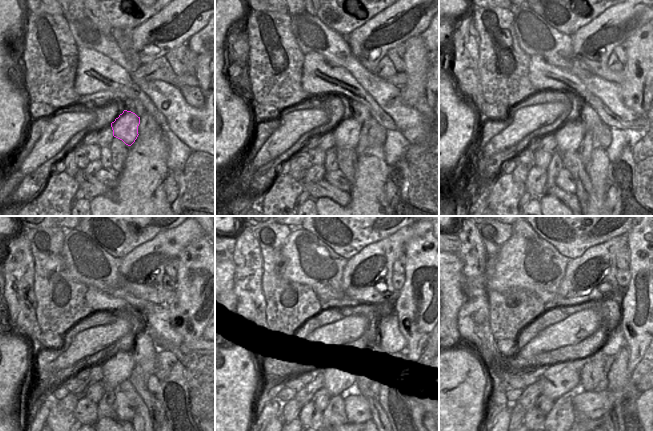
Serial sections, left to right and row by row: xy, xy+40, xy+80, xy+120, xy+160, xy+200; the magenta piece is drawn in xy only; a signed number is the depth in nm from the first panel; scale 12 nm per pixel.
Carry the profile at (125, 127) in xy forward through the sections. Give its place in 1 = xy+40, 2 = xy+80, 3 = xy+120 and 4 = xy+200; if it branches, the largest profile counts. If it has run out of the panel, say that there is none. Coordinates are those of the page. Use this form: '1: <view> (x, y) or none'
1: xy+40 (346, 133)
2: xy+80 (569, 138)
3: xy+120 (117, 369)
4: xy+200 (561, 378)

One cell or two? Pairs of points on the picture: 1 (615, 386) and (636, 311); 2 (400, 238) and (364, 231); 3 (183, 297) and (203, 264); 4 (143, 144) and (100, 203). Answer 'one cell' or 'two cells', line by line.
1: one cell
2: two cells
3: one cell
4: one cell

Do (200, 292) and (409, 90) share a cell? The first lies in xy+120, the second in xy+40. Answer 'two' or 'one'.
one

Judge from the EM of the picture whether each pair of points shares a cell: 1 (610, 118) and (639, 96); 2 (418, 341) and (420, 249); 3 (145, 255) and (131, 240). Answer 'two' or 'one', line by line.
1: two
2: one
3: two

